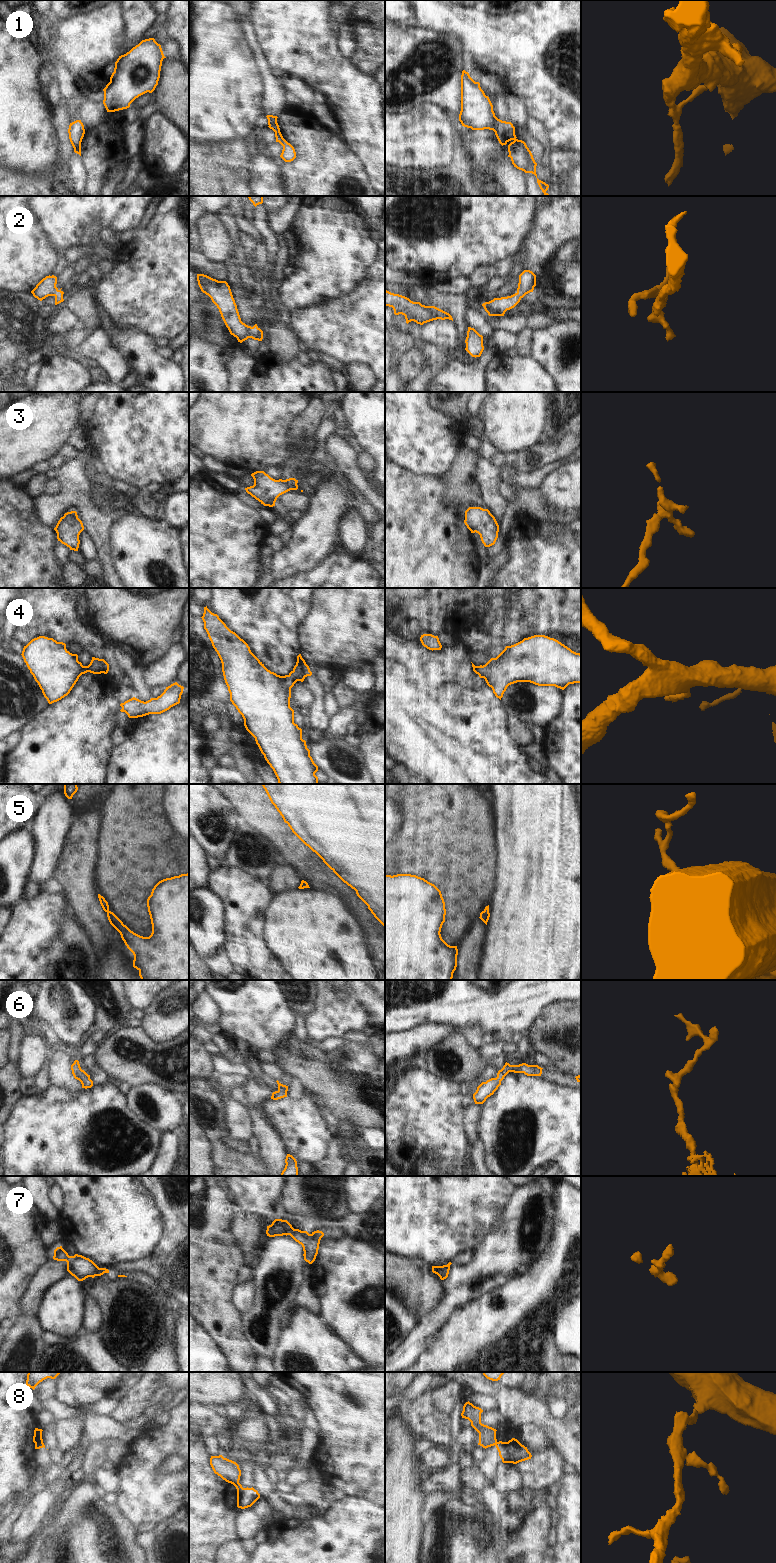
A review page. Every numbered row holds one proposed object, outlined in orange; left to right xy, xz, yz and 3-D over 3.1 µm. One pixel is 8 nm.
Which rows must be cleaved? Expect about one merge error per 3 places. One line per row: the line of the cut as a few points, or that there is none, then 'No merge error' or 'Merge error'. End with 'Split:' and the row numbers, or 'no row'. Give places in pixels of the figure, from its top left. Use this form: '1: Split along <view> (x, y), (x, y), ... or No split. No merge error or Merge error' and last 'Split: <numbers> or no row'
1: Split along xz (276, 121), (269, 125). Merge error
2: No split. No merge error
3: No split. No merge error
4: No split. No merge error
5: No split. No merge error
6: No split. No merge error
7: No split. No merge error
8: Split along xz (238, 1482), (234, 1485). Merge error
Split: 1, 8

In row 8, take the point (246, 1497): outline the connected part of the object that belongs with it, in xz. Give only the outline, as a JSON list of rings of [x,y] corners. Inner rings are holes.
[[[240,1483],[234,1485],[237,1489],[237,1507],[245,1509],[251,1507],[259,1498],[260,1494],[252,1488],[243,1488]]]

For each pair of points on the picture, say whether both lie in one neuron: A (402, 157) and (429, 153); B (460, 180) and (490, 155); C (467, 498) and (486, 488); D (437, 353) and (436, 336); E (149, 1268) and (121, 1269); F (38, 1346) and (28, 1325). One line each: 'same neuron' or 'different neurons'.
A: same neuron
B: different neurons
C: different neurons
D: different neurons
E: same neuron
F: same neuron

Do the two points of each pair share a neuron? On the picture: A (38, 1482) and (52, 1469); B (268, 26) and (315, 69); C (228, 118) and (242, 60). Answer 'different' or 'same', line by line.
A: same
B: same
C: same

